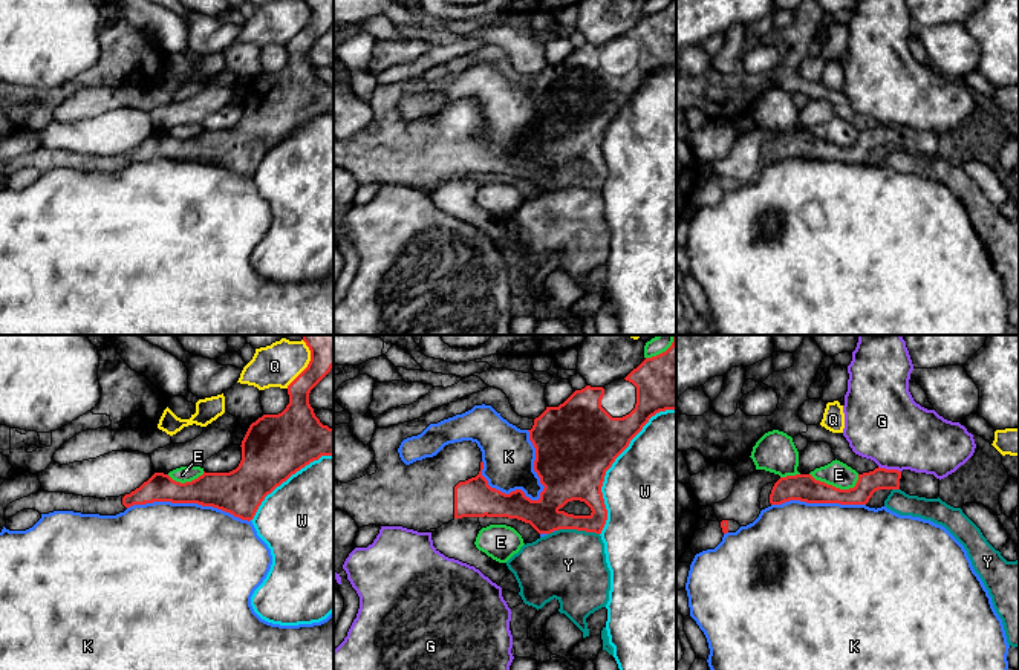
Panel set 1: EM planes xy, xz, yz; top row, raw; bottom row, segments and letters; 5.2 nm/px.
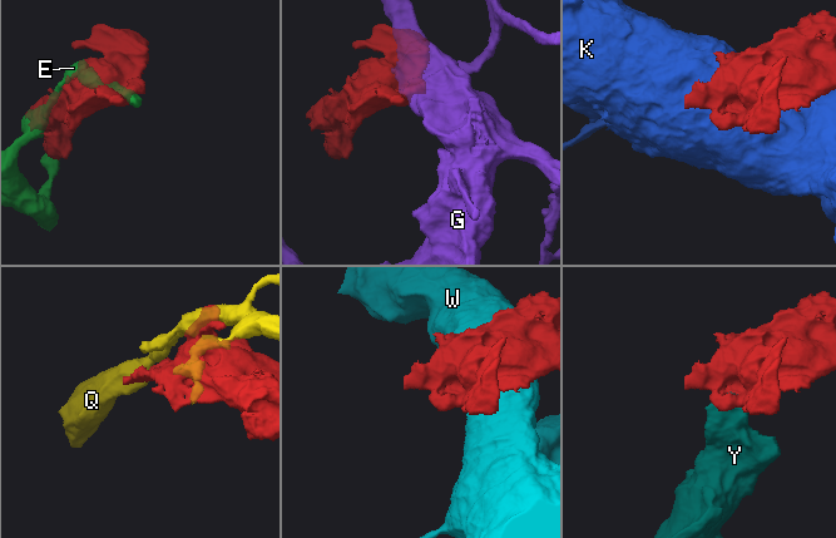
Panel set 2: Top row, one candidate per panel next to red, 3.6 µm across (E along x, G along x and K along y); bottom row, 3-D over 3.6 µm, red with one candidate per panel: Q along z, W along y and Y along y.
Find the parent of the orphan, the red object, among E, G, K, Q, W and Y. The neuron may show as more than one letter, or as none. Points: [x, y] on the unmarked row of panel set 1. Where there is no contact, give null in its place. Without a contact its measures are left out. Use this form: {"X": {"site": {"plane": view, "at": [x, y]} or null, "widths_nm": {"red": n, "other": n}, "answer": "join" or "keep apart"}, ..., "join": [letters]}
{"E": {"site": {"plane": "yz", "at": [834, 144]}, "widths_nm": {"red": 140, "other": 140}, "answer": "keep apart"}, "G": {"site": {"plane": "yz", "at": [889, 127]}, "widths_nm": {"red": 110, "other": 400}, "answer": "keep apart"}, "K": {"site": {"plane": "xz", "at": [534, 123]}, "widths_nm": {"red": 440, "other": 280}, "answer": "keep apart"}, "Q": {"site": {"plane": "xy", "at": [308, 23]}, "widths_nm": {"red": 140, "other": 220}, "answer": "keep apart"}, "W": {"site": {"plane": "xz", "at": [612, 120]}, "widths_nm": {"red": 440, "other": 500}, "answer": "keep apart"}, "Y": {"site": {"plane": "xz", "at": [577, 187]}, "widths_nm": {"red": 190, "other": 380}, "answer": "keep apart"}, "join": []}

